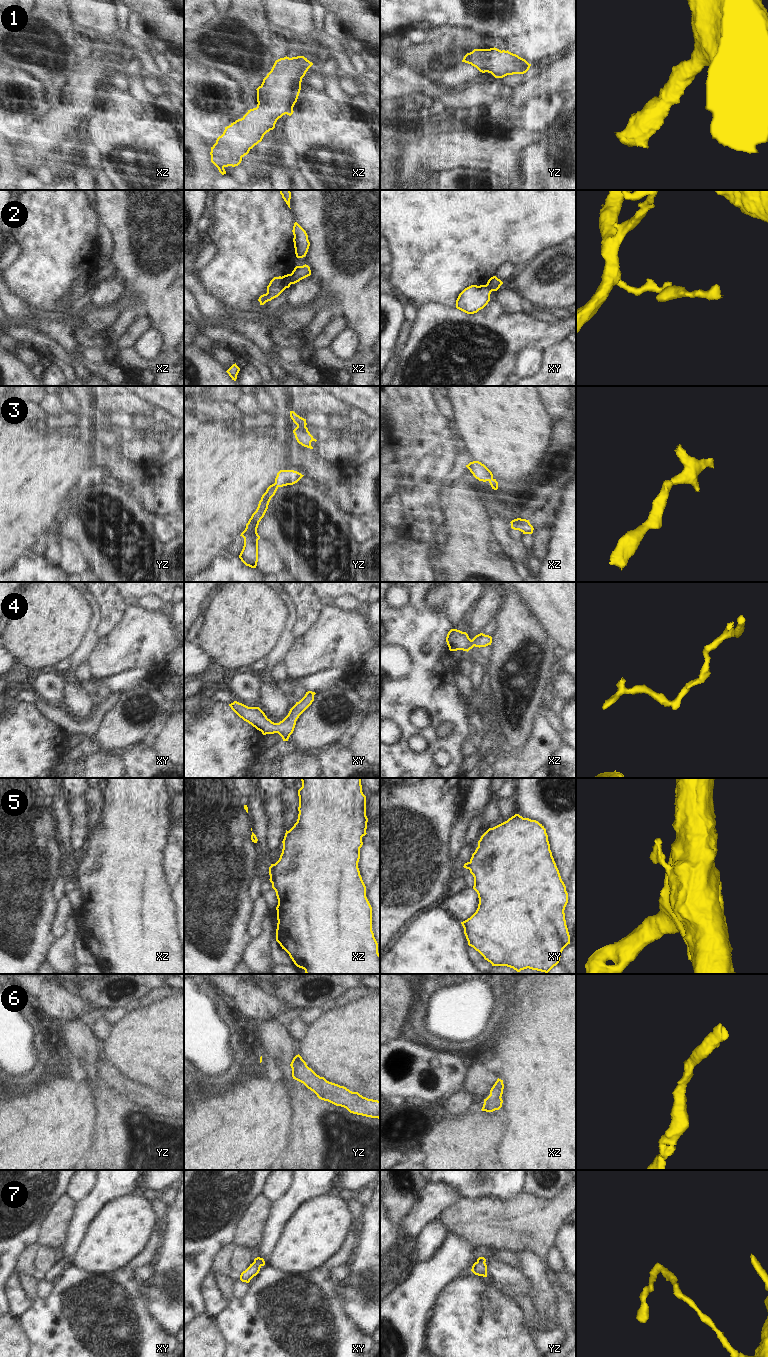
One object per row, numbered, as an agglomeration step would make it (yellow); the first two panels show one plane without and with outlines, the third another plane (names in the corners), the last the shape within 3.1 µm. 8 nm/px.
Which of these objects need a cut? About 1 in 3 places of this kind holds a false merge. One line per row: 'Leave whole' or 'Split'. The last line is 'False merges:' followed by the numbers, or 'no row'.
1: Leave whole
2: Split
3: Leave whole
4: Leave whole
5: Split
6: Leave whole
7: Leave whole
False merges: 2, 5.

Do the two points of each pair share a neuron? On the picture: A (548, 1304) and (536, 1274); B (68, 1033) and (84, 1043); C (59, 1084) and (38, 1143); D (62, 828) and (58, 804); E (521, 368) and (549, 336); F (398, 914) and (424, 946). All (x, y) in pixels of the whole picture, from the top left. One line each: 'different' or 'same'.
A: same
B: same
C: same
D: same
E: different
F: different

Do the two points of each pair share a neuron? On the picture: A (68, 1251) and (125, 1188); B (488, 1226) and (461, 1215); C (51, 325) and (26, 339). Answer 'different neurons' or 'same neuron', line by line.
A: same neuron
B: same neuron
C: different neurons

